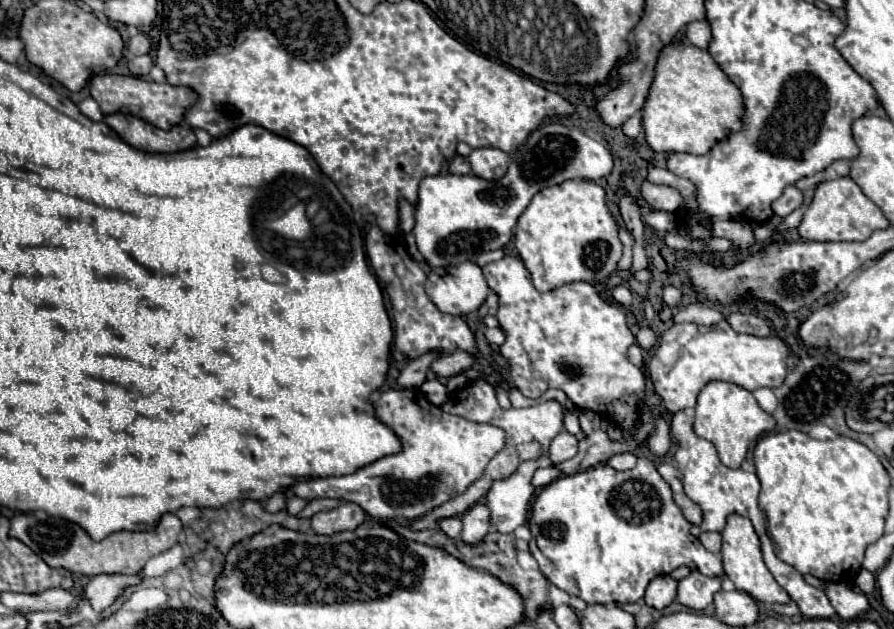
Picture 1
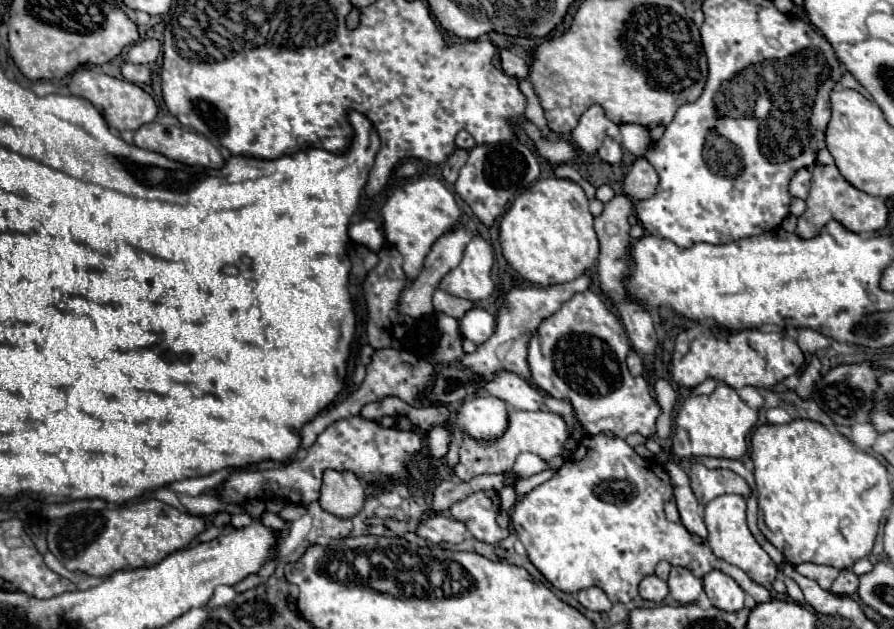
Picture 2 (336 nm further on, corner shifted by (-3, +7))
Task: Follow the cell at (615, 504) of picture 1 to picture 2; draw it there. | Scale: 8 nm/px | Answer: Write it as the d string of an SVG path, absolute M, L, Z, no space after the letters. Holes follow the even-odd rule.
M583 437L579 447L571 453L571 457L557 469L555 477L537 485L531 493L521 497L515 503L511 525L523 545L527 547L527 555L531 563L545 575L545 579L563 593L579 593L587 587L601 587L613 603L629 603L637 597L637 585L645 575L653 575L655 565L665 559L671 565L685 567L693 571L693 575L703 577L714 569L731 575L737 585L749 593L757 603L765 603L771 597L769 589L757 585L749 579L745 571L727 561L717 558L707 543L695 543L691 533L681 523L667 521L663 507L673 495L673 487L669 483L669 475L663 465L653 459L639 457L633 447L627 445L621 437Z

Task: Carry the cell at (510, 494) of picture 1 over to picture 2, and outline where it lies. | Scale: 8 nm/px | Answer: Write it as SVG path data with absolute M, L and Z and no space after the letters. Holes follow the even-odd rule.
M475 491L467 495L463 501L457 501L449 507L453 519L465 523L467 531L481 543L499 543L509 531L501 529L495 521L499 513L501 501L497 491Z

